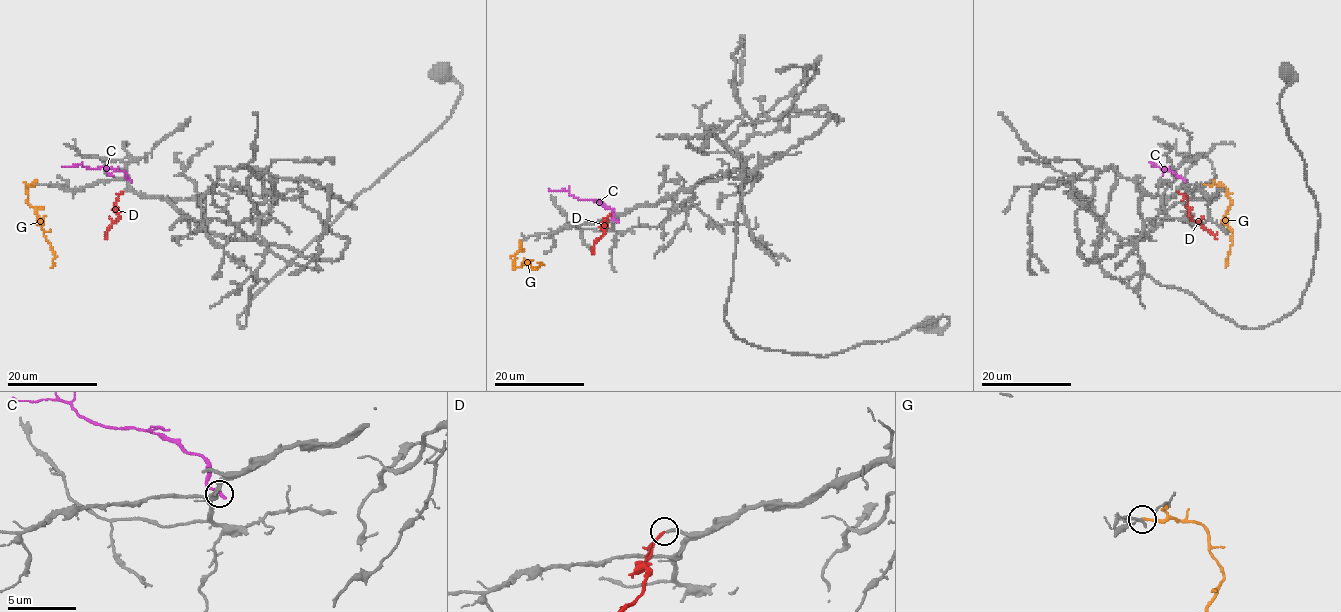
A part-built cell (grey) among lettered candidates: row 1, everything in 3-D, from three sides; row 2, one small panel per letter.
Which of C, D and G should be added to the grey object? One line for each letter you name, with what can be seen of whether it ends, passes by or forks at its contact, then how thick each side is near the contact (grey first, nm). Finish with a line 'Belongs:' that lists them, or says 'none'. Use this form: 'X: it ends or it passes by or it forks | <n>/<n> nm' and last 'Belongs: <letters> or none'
D: it ends | 200/240 nm
Belongs: D

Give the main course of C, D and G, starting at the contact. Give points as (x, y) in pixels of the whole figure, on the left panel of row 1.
C: (130, 179), (123, 171), (103, 167), (62, 167)
D: (123, 190), (115, 202), (117, 219), (106, 232)
G: (33, 185), (27, 188), (27, 203), (37, 214), (54, 256), (50, 268)

